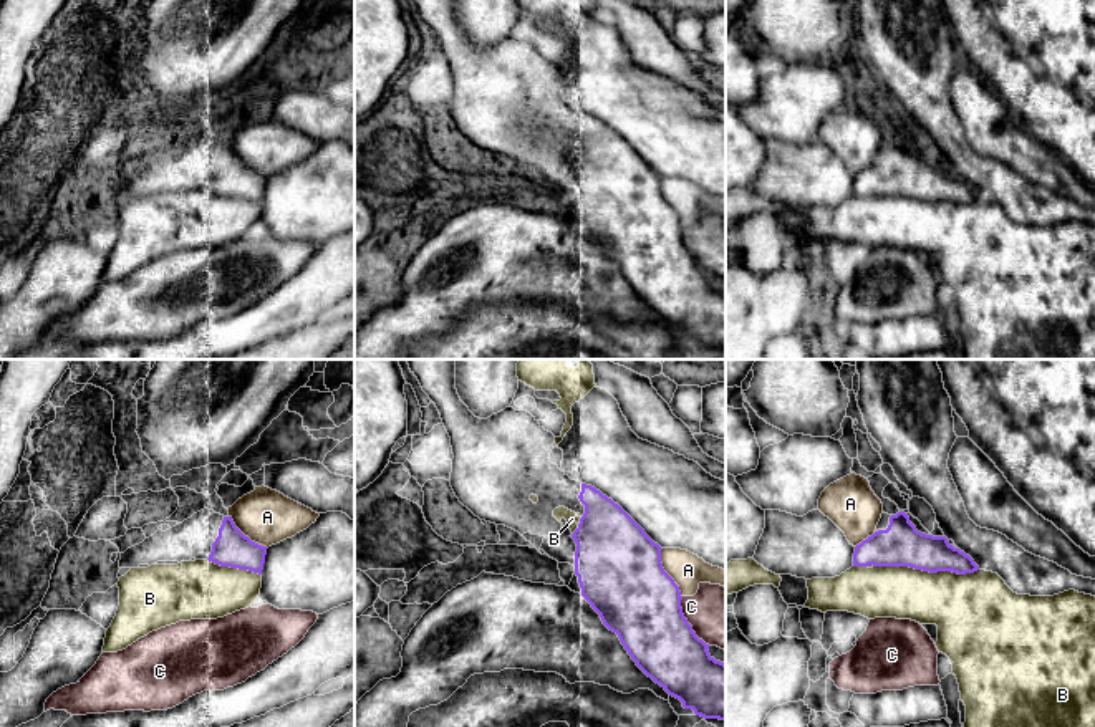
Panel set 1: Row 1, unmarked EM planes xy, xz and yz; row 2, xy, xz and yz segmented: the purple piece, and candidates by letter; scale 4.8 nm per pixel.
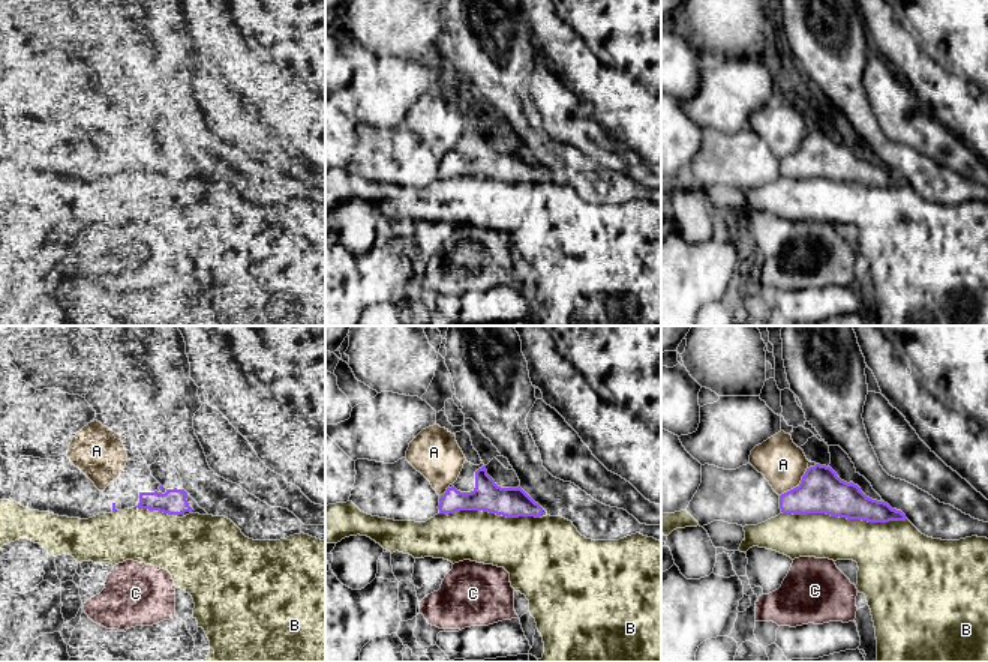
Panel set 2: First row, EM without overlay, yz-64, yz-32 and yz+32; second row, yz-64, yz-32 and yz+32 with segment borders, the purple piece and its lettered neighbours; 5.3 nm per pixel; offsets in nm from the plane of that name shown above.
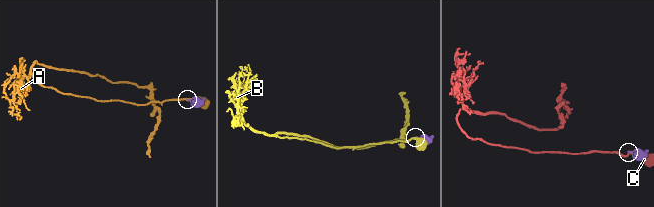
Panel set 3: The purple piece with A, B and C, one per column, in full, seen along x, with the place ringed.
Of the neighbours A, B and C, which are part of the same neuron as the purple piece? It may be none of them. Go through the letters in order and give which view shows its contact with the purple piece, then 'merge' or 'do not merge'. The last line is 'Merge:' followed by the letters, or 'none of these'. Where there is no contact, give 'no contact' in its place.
A: contact in xz; do not merge
B: contact in yz; do not merge
C: contact in xz; do not merge
Merge: none of these

